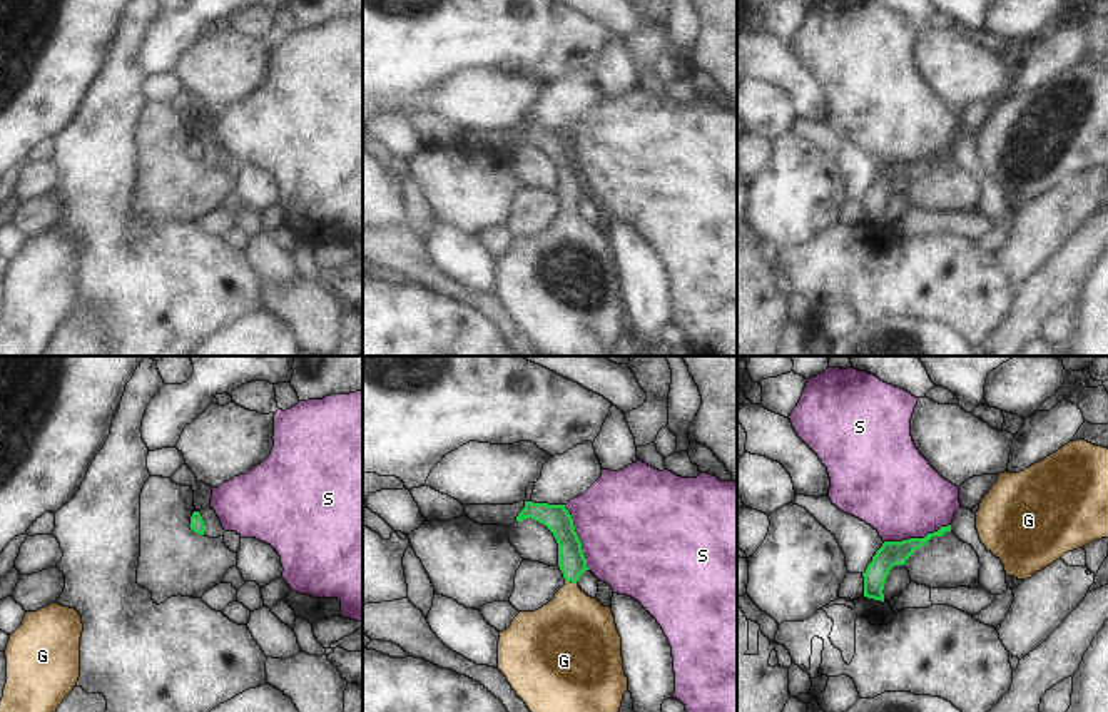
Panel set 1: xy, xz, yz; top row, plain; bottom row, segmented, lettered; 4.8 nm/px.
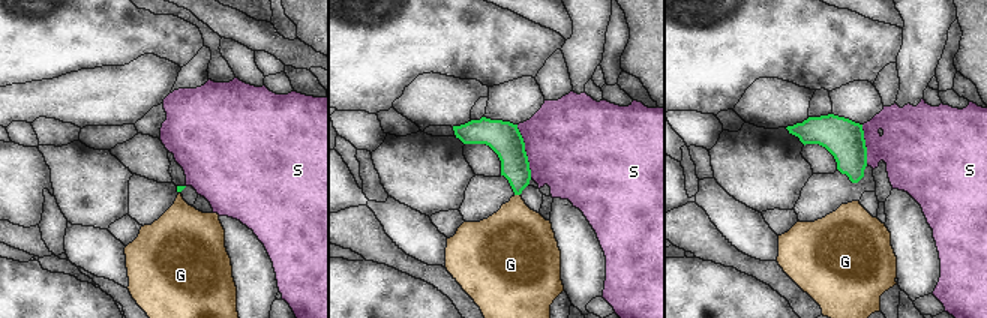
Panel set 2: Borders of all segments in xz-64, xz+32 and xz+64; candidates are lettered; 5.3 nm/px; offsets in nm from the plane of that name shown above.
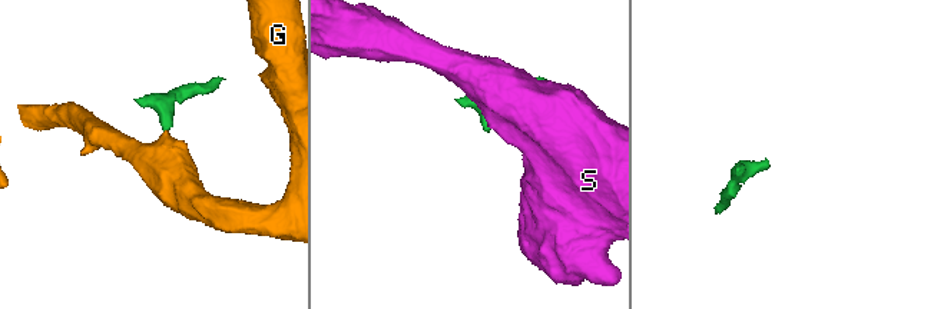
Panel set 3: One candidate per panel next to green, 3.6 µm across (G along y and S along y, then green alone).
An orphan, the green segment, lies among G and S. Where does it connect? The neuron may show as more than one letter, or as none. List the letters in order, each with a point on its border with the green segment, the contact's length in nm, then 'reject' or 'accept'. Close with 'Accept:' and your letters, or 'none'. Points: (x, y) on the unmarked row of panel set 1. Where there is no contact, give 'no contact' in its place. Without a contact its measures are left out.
G: contact xz (570, 206); length 60 nm; accept
S: contact yz (916, 164); length 340 nm; reject
Accept: G

